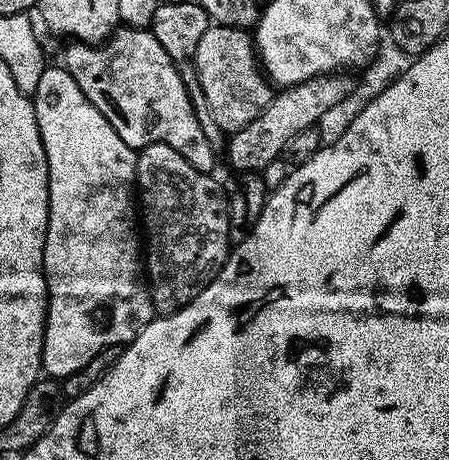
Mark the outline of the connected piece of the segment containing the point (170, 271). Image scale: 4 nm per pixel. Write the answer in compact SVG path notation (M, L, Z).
M151 144L139 149L134 188L138 193L138 220L142 225L142 264L146 269L153 313L168 316L182 310L220 273L228 260L228 201L226 192L216 185L214 177L194 170L178 150L165 144Z

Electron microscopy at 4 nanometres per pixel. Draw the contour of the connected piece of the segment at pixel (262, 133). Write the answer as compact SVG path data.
M348 74L315 76L290 88L280 88L254 122L242 126L227 137L226 153L228 152L229 166L236 168L237 173L260 172L267 164L272 164L275 160L279 161L284 155L286 142L290 142L294 134L319 125L321 123L319 120L327 112L334 111L351 94L350 77L351 75Z

